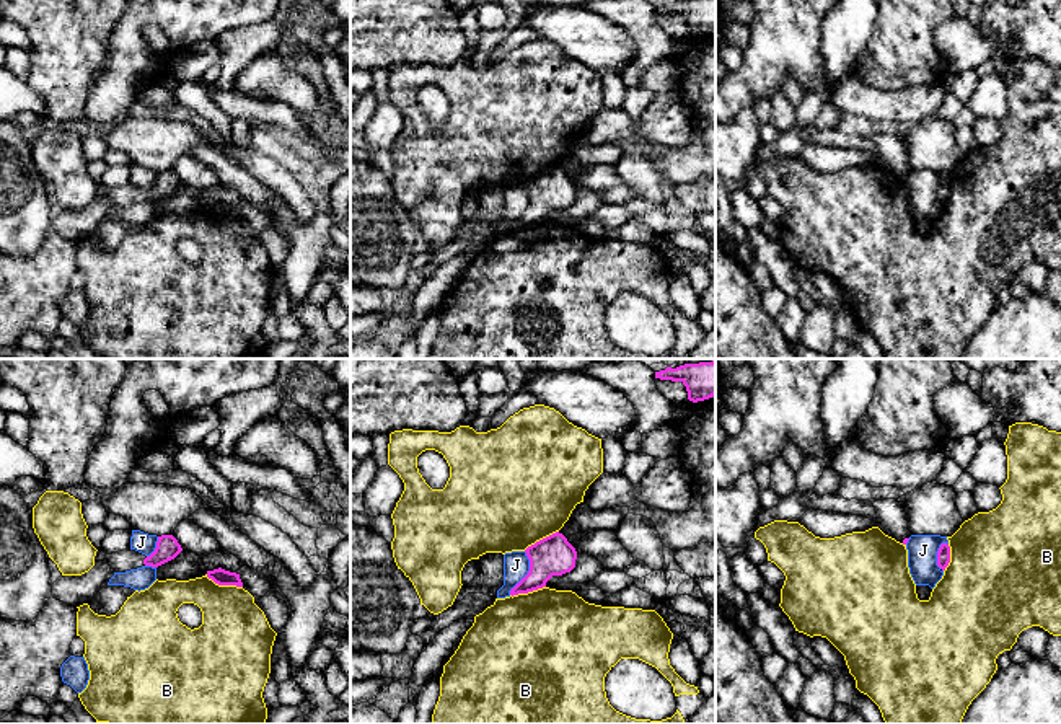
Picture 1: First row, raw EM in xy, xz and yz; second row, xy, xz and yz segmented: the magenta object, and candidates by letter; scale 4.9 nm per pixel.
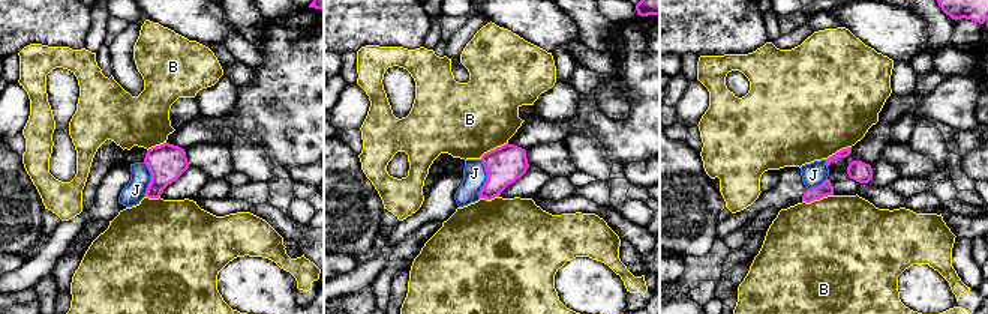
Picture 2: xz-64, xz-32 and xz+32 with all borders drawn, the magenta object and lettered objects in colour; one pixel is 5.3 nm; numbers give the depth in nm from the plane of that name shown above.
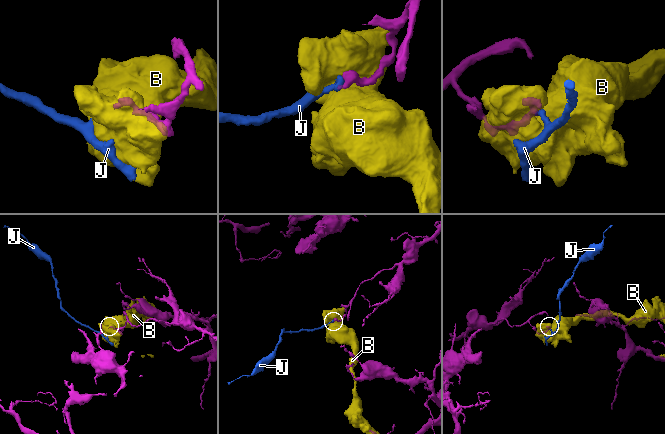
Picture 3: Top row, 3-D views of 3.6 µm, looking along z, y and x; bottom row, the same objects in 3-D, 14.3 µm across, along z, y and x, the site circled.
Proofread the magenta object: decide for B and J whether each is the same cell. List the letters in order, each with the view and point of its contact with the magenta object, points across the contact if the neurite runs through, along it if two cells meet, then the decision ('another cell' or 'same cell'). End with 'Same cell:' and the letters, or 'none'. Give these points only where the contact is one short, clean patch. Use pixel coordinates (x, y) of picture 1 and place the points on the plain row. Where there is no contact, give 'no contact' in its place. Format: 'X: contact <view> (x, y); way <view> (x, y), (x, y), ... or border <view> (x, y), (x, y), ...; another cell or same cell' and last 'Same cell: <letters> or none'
B: contact xy (224, 219); another cell
J: contact xz (528, 207); border xz (525, 186), (528, 207), (509, 229); another cell
Same cell: none

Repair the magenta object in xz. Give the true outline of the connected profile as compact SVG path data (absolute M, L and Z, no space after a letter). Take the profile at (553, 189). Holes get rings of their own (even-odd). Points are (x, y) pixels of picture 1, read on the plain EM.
M559 166L528 181L525 188L530 194L530 205L510 225L512 232L543 223L553 210L562 210L575 202L577 186Z

